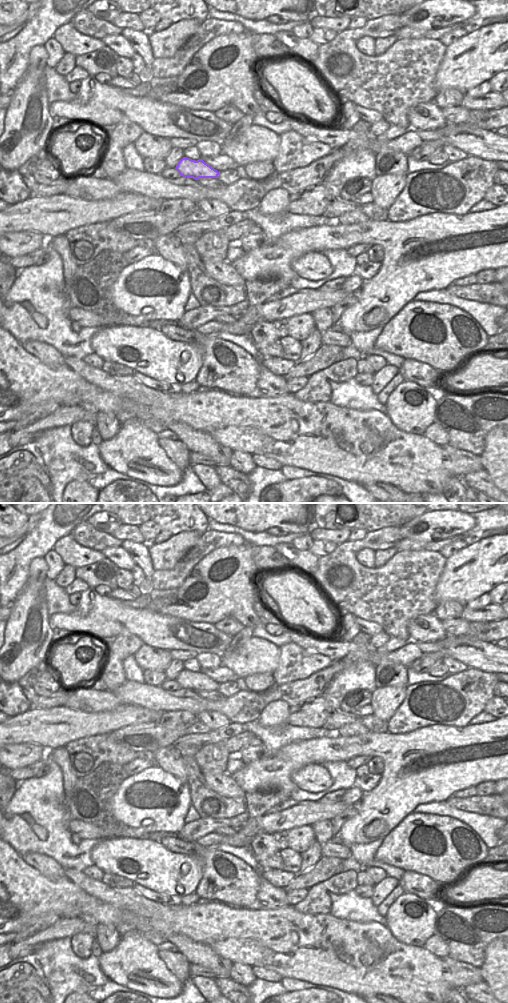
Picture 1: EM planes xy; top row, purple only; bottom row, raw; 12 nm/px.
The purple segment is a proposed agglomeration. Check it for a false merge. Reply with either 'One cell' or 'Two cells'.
One cell

